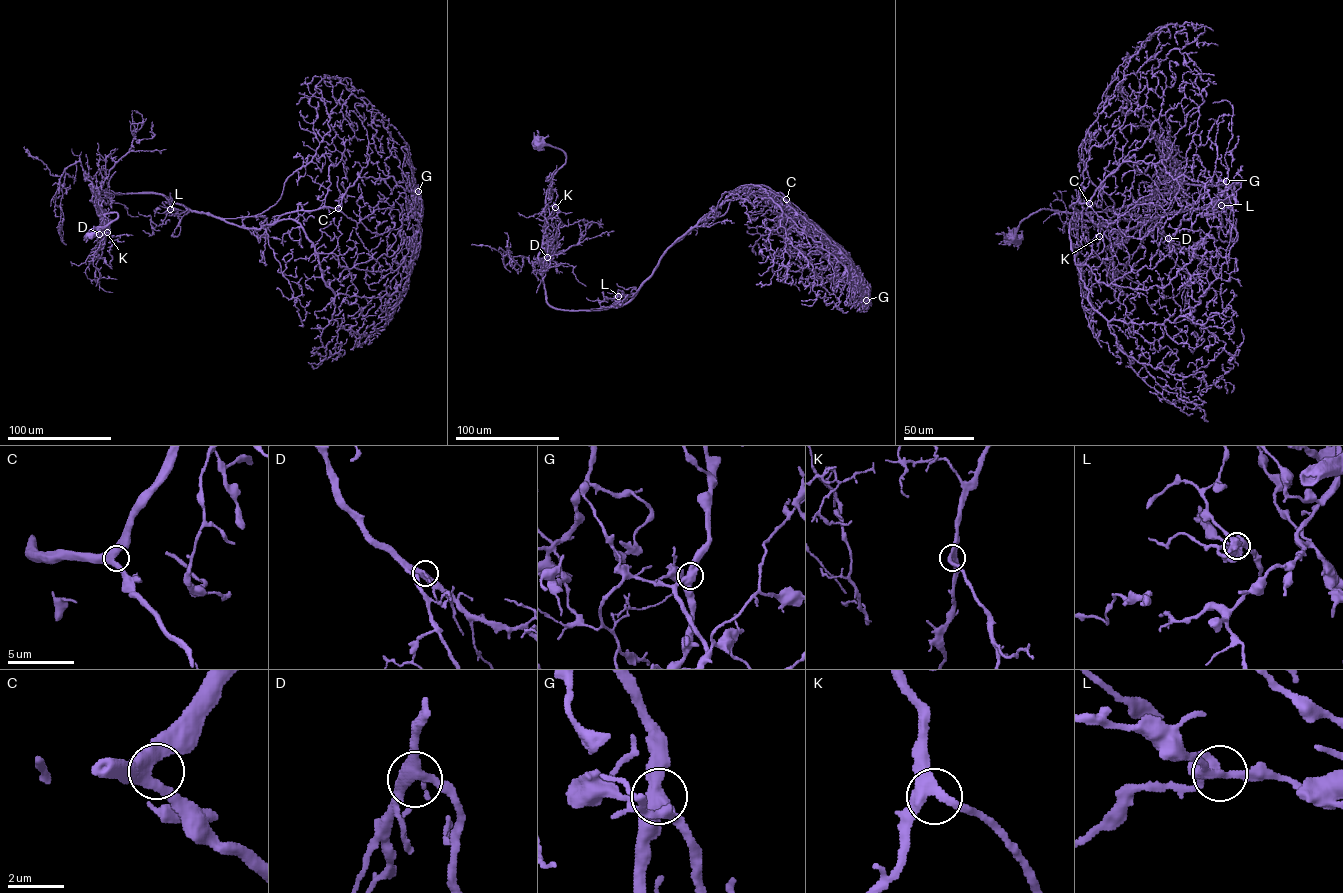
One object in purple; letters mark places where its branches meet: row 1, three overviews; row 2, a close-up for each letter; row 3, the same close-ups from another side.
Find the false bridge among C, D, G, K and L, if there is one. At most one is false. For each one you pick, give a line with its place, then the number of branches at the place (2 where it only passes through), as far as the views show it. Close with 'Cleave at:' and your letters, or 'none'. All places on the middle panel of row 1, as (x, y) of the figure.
G: (866, 300) | 3
Cleave at: G

